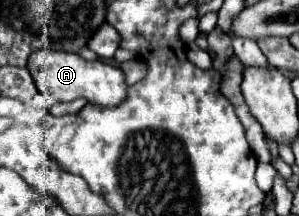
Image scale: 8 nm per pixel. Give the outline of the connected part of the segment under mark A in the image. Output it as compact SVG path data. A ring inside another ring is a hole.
M42 48L30 56L28 70L34 76L38 90L42 94L52 96L58 102L70 102L76 98L86 98L90 104L100 104L104 108L112 108L112 106L118 106L124 98L128 98L128 84L126 84L124 72L120 68L110 66L110 64L100 62L100 60L86 62L78 54Z

